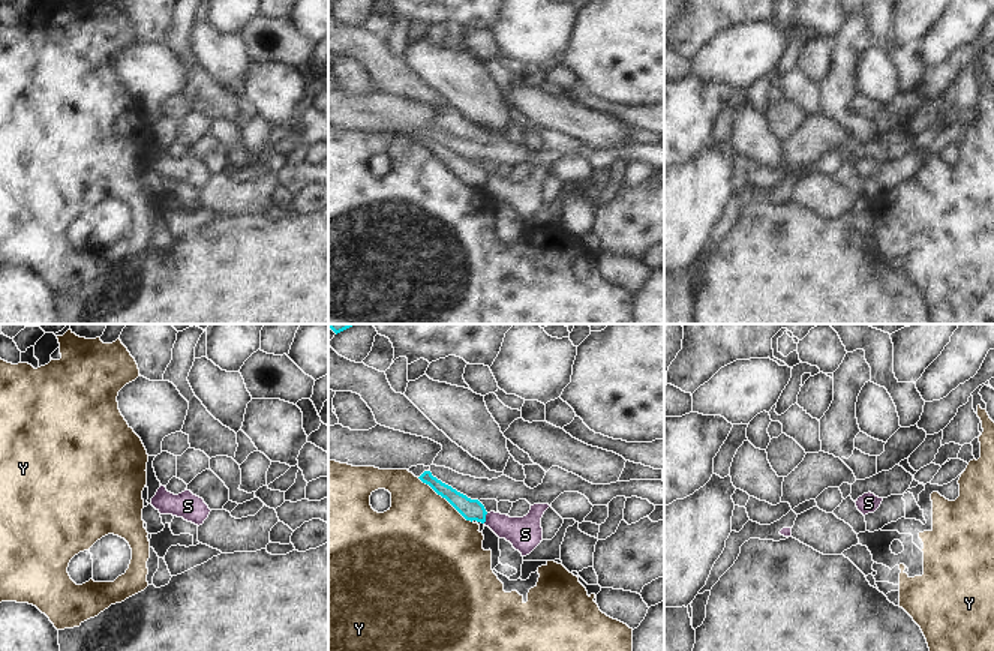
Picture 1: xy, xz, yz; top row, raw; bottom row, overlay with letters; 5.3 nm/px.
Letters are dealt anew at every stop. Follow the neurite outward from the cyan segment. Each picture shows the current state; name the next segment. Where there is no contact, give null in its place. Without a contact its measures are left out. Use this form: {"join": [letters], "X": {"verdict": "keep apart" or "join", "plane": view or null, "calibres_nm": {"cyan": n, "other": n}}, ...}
{"join": [], "S": {"verdict": "keep apart", "plane": "xz", "calibres_nm": {"cyan": 110, "other": 180}}, "Y": {"verdict": "keep apart", "plane": "xz", "calibres_nm": {"cyan": 110, "other": 460}}}

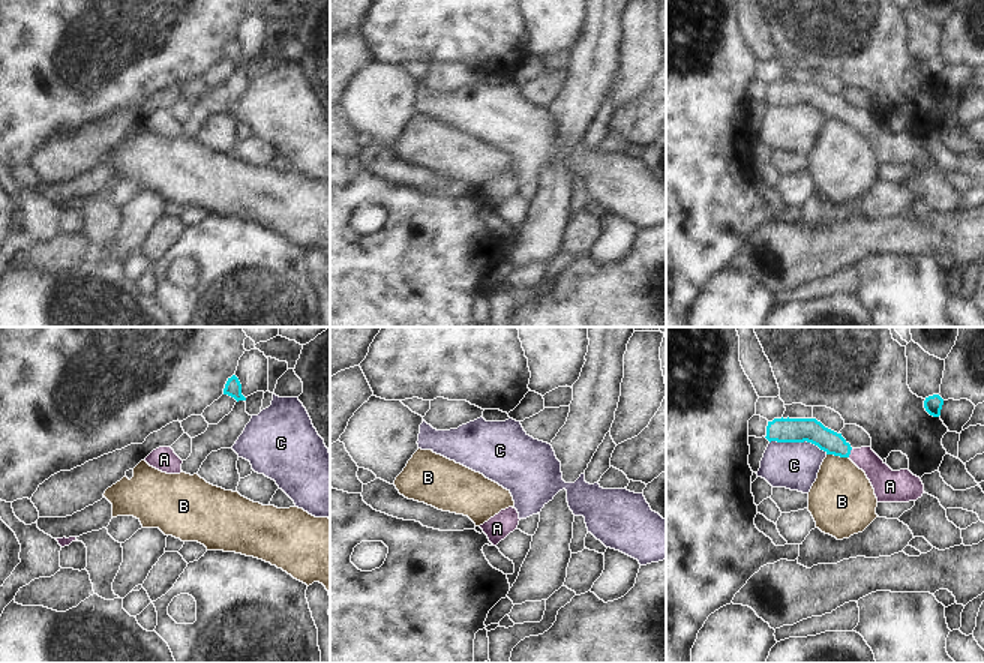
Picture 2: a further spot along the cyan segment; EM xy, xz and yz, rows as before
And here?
{"join": ["A"], "A": {"verdict": "join", "plane": "yz", "calibres_nm": {"cyan": 130, "other": 150}}, "B": {"verdict": "keep apart", "plane": "yz", "calibres_nm": {"cyan": 130, "other": 360}}, "C": {"verdict": "keep apart", "plane": "yz", "calibres_nm": {"cyan": 130, "other": 260}}}

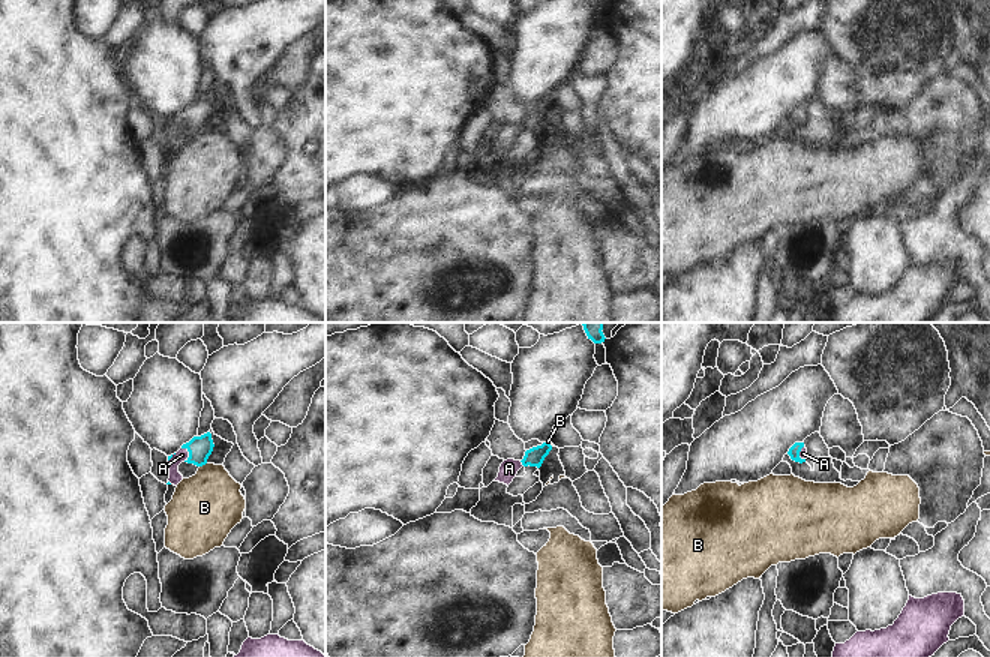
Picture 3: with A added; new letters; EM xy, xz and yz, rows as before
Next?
{"join": ["A"], "A": {"verdict": "join", "plane": "xy", "calibres_nm": {"cyan": 130, "other": 70}}, "B": {"verdict": "keep apart", "plane": "xy", "calibres_nm": {"cyan": 130, "other": 360}}}

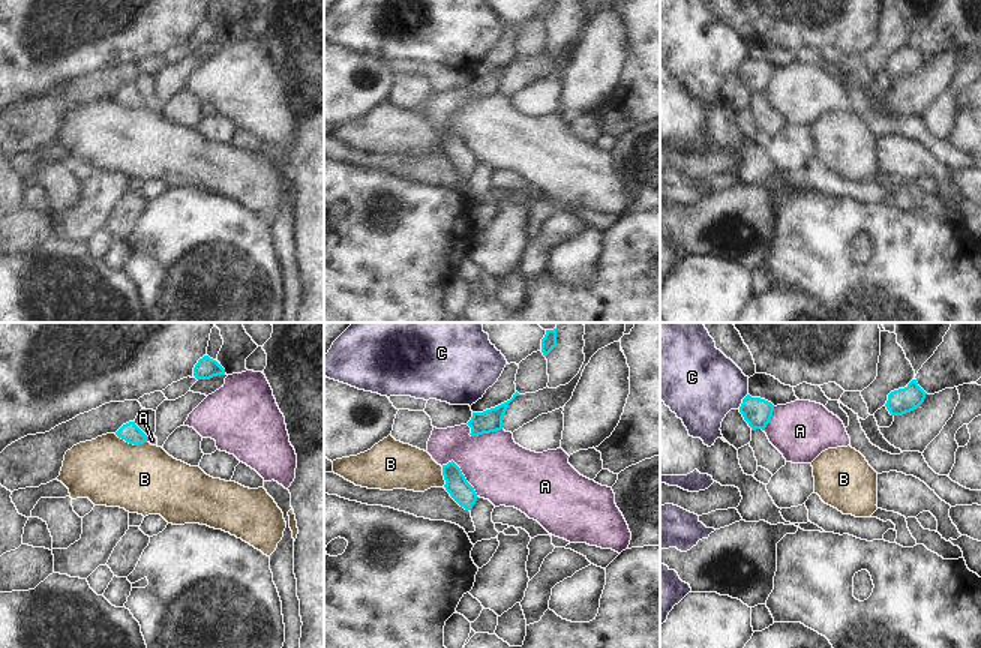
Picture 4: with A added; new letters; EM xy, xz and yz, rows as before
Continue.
{"join": [], "A": {"verdict": "keep apart", "plane": "xz", "calibres_nm": {"cyan": 120, "other": 340}}, "B": {"verdict": "keep apart", "plane": "xy", "calibres_nm": {"cyan": 100, "other": 380}}, "C": {"verdict": "keep apart", "plane": "yz", "calibres_nm": {"cyan": 150, "other": 400}}}

